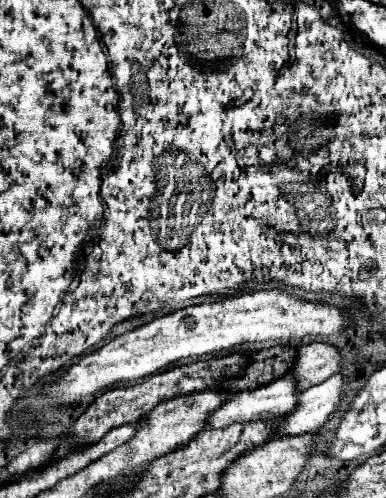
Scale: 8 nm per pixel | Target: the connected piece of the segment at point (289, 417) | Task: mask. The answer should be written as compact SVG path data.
M334 374L322 384L310 386L300 396L300 408L292 414L286 414L282 426L274 436L296 436L312 432L328 422L328 418L338 410L344 392L344 376Z

